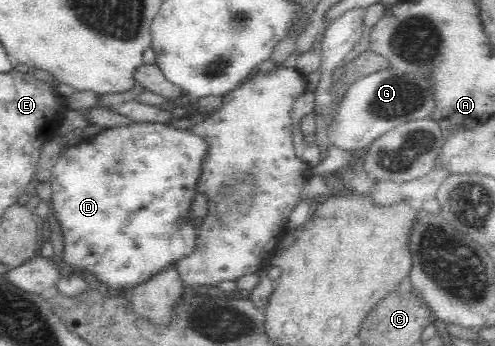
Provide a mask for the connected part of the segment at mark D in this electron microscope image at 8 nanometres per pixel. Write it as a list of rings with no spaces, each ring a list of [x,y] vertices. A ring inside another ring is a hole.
[[[132,122],[129,125],[117,126],[102,129],[98,134],[85,138],[84,142],[73,145],[64,150],[64,154],[52,168],[51,191],[49,214],[53,214],[58,220],[63,236],[65,247],[63,249],[63,262],[66,266],[86,270],[91,272],[100,280],[107,284],[108,288],[129,288],[135,287],[142,281],[147,281],[159,270],[168,265],[174,265],[180,259],[188,256],[196,248],[196,237],[199,232],[198,225],[191,222],[190,207],[194,196],[197,196],[197,180],[201,173],[203,158],[207,155],[207,144],[195,132],[190,132],[188,128],[175,128],[167,124],[158,122]]]

